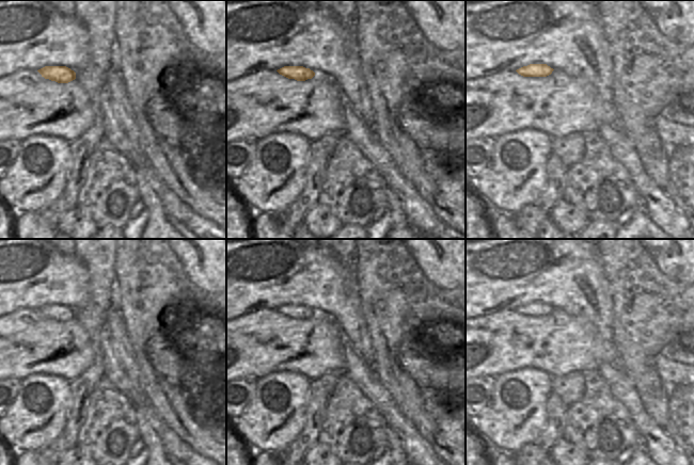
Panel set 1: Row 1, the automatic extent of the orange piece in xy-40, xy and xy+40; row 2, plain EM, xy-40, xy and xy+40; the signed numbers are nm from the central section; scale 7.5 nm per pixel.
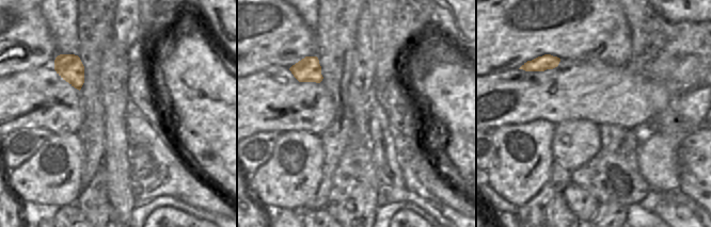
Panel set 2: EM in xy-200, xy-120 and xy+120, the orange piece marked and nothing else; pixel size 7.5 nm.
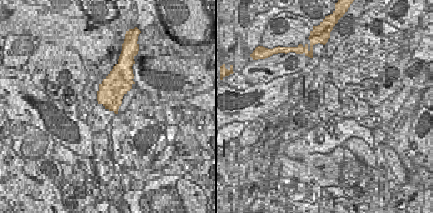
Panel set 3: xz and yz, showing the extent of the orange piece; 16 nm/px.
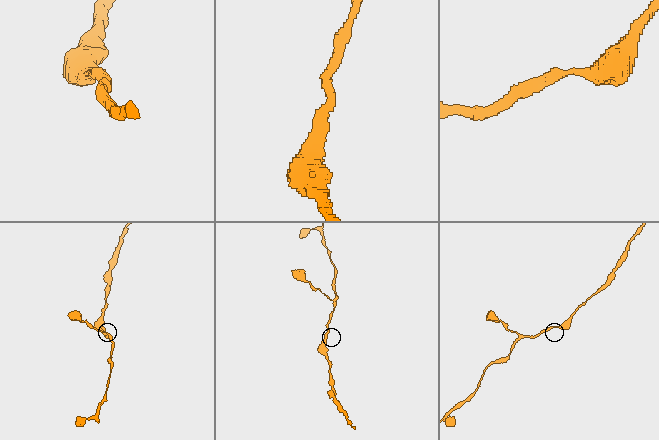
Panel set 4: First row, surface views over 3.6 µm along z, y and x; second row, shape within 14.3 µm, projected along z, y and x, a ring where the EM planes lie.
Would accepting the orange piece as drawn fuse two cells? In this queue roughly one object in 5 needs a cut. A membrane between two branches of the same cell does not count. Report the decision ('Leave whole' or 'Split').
Leave whole

